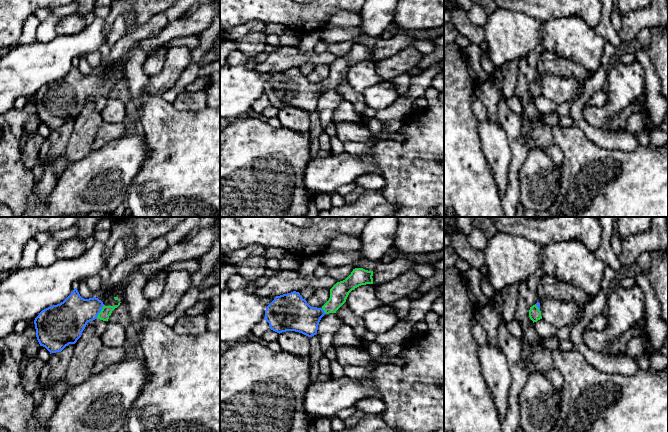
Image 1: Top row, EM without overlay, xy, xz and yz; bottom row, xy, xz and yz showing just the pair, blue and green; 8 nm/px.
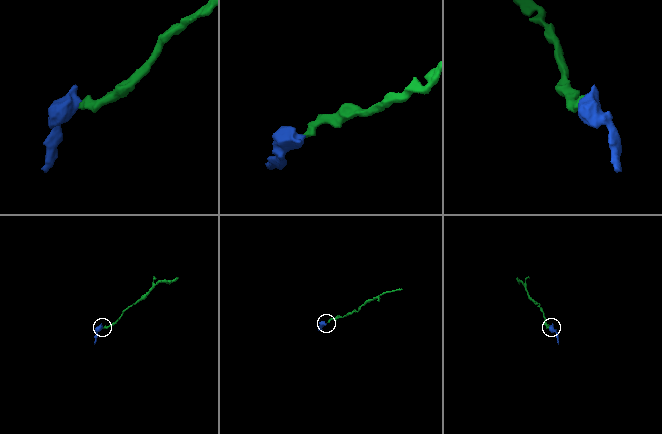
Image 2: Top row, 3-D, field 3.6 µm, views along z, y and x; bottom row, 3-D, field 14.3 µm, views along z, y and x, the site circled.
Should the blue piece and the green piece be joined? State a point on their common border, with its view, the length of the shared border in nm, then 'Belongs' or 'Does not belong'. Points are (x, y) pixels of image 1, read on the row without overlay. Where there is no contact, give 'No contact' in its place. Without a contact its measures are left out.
Touches blue at xy (100, 87). Shared border 120 nm. Belongs

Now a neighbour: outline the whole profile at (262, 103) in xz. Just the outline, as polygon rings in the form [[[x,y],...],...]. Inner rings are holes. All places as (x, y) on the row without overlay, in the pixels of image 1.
[[[262,95],[258,100],[256,100],[253,105],[252,109],[258,113],[261,113],[263,110],[265,110],[268,106],[270,106],[269,99]]]

